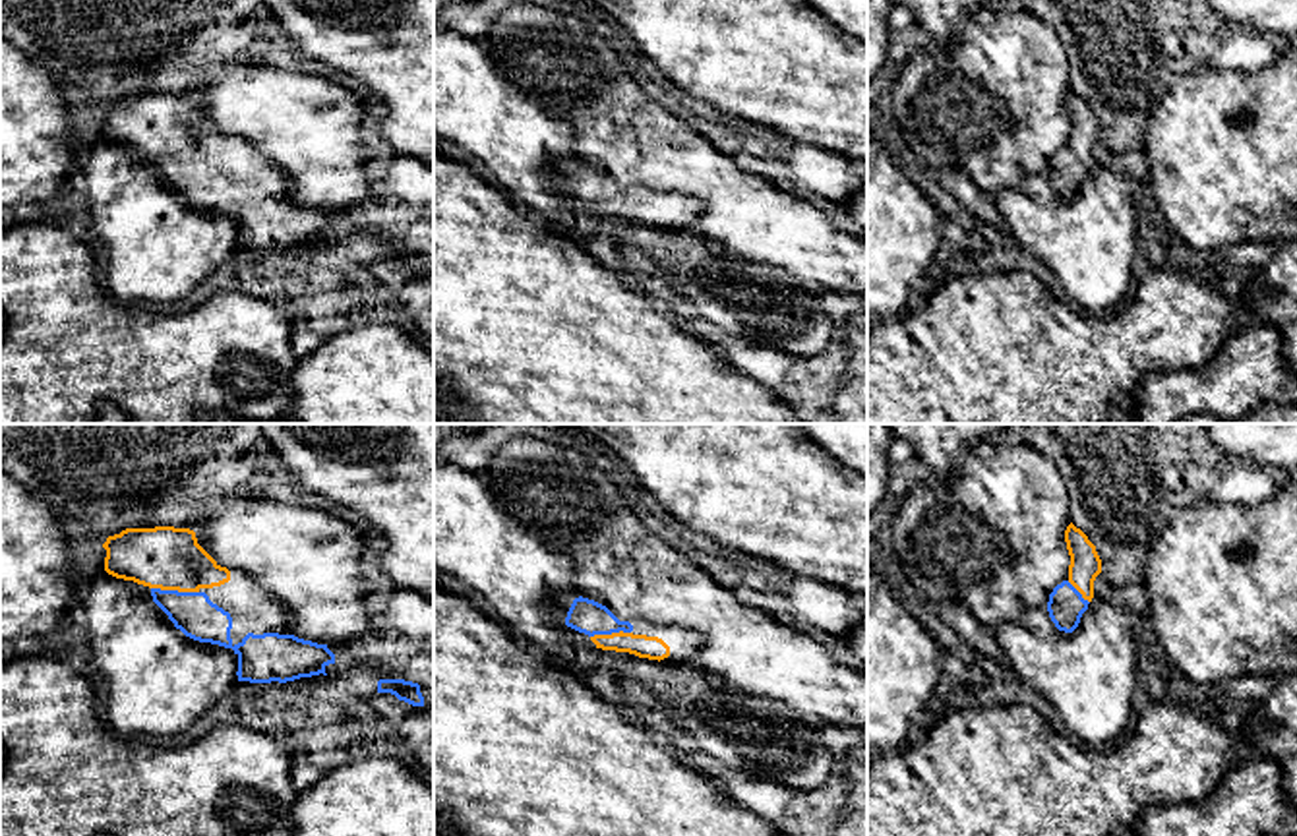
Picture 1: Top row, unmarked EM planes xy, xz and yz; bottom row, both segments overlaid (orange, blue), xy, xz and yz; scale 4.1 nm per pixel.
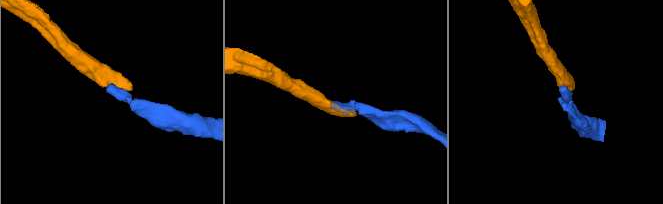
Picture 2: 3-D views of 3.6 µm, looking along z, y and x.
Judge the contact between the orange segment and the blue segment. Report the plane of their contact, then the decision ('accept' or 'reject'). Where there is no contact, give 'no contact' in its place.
xy | accept

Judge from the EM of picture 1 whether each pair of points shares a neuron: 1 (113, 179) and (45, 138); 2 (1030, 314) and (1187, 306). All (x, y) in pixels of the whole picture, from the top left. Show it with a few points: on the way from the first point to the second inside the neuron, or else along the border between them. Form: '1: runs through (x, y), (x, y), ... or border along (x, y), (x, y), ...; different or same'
1: border along (80, 148), (76, 167); different
2: runs through (1069, 331), (1148, 331); same

